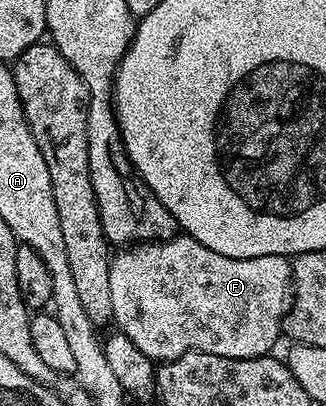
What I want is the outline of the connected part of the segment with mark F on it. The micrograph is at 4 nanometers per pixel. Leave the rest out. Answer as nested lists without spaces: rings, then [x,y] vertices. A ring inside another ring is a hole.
[[[179,234],[170,240],[157,242],[143,242],[131,244],[113,253],[110,262],[108,283],[112,289],[113,323],[117,331],[123,332],[132,343],[140,349],[149,360],[165,362],[175,360],[189,352],[203,352],[204,354],[220,354],[224,358],[256,358],[267,355],[270,348],[284,332],[284,321],[290,313],[290,304],[294,300],[294,269],[291,261],[284,256],[257,256],[256,258],[228,258],[224,254],[216,254],[216,250],[208,250],[208,246],[200,246],[191,236]]]

